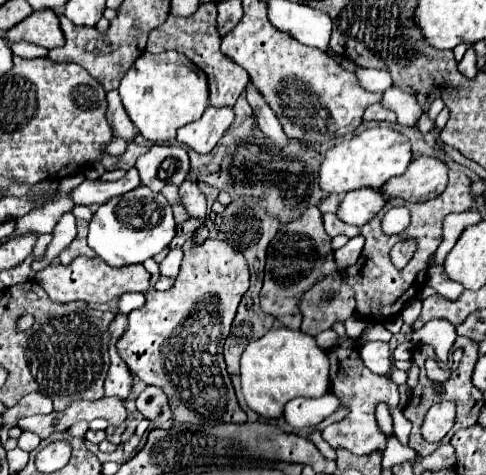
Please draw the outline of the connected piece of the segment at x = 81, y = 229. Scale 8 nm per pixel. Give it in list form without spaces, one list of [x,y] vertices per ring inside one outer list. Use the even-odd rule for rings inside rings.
[[[78,219],[76,225],[78,225],[78,235],[76,235],[76,239],[74,239],[74,241],[72,241],[72,243],[58,255],[60,263],[64,263],[64,265],[68,265],[76,255],[86,255],[86,257],[94,257],[94,255],[96,255],[96,253],[88,247],[88,243],[86,243],[88,223],[82,221],[82,219]]]

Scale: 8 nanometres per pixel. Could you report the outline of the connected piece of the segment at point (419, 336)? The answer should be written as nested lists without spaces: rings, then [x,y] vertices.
[[[432,319],[422,329],[412,333],[412,343],[414,345],[424,343],[434,347],[440,361],[448,359],[448,353],[454,341],[456,341],[456,327],[446,319]]]

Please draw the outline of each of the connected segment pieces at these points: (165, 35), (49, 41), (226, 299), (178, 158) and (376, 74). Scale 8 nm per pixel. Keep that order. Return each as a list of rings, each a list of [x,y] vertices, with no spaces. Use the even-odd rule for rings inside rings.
[[[206,3],[200,5],[198,11],[190,17],[174,17],[168,15],[168,19],[150,31],[150,39],[146,45],[148,53],[162,53],[166,49],[174,49],[178,53],[184,53],[196,67],[200,67],[208,77],[208,89],[210,89],[210,105],[212,107],[234,107],[236,99],[244,91],[246,83],[250,81],[248,73],[232,63],[228,57],[220,53],[220,35],[216,31],[216,5]]]
[[[50,9],[34,11],[30,17],[14,25],[6,33],[8,43],[18,43],[18,41],[28,41],[46,49],[56,49],[64,45],[64,33],[60,31],[58,15]]]
[[[208,239],[202,245],[188,241],[184,247],[180,273],[168,291],[146,291],[146,303],[128,313],[128,329],[118,339],[116,349],[128,369],[146,385],[162,387],[168,397],[174,425],[220,425],[220,423],[246,423],[246,413],[240,409],[230,375],[226,371],[222,347],[230,333],[238,303],[248,291],[248,263],[240,251],[220,239]]]
[[[152,145],[148,153],[138,157],[134,167],[140,173],[140,183],[158,193],[168,183],[180,185],[190,171],[190,161],[182,147]]]
[[[360,68],[355,72],[356,77],[362,87],[366,87],[368,91],[386,91],[388,87],[392,87],[392,79],[386,71],[374,71],[370,68]]]

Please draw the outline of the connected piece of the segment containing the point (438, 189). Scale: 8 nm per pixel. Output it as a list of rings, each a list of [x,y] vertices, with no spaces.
[[[416,157],[408,171],[400,177],[388,179],[384,187],[380,189],[386,199],[406,199],[420,203],[424,199],[436,199],[436,195],[442,195],[444,187],[448,183],[448,165],[442,163],[436,157]]]

